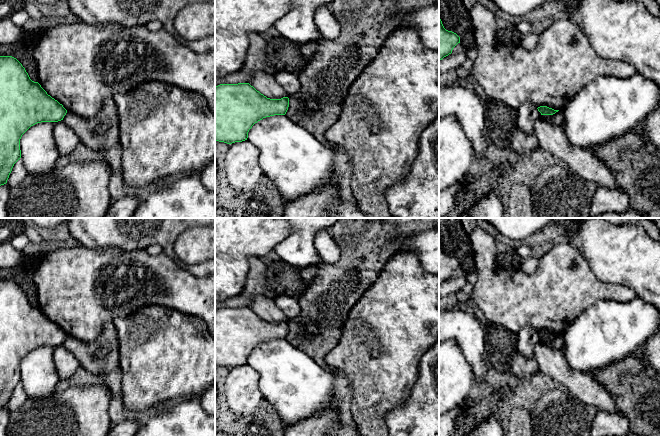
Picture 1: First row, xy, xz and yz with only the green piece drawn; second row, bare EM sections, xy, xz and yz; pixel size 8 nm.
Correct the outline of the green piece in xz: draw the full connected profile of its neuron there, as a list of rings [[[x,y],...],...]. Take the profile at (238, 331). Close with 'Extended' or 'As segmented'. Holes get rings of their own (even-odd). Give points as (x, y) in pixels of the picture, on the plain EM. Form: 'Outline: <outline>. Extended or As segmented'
Outline: [[[249,307],[215,311],[215,364],[232,368],[247,364],[252,350],[263,342],[285,339],[289,322],[270,323]]]. As segmented

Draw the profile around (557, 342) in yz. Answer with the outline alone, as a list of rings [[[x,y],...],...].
[[[558,335],[553,339],[541,339],[541,343],[548,347],[552,347],[558,350],[562,350],[563,348],[563,337],[562,335]]]

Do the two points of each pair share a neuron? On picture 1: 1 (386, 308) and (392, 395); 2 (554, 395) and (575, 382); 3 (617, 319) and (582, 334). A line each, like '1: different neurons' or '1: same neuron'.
1: same neuron
2: different neurons
3: same neuron

